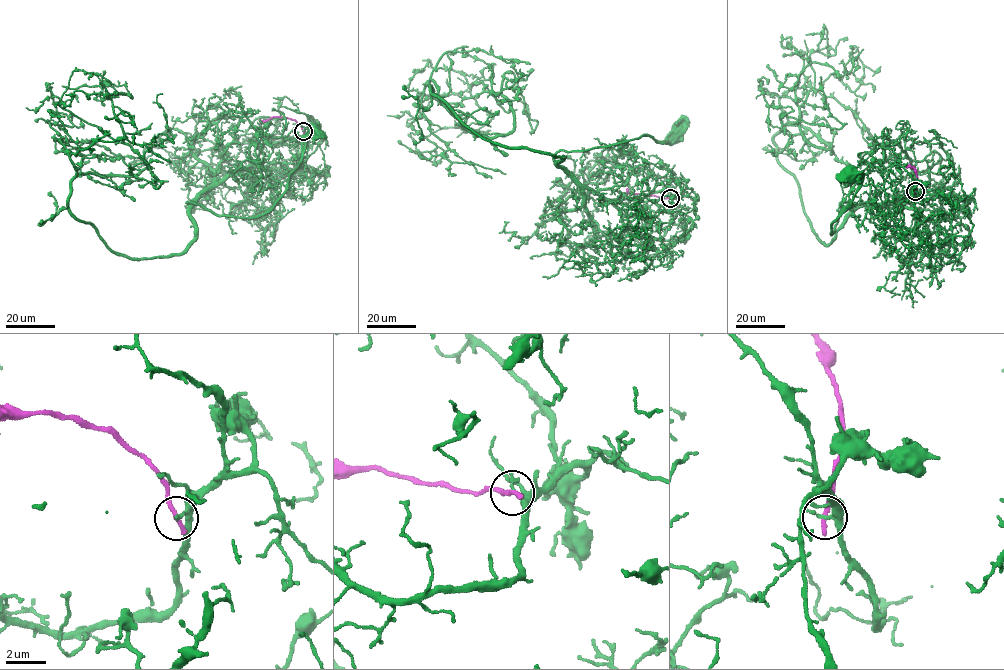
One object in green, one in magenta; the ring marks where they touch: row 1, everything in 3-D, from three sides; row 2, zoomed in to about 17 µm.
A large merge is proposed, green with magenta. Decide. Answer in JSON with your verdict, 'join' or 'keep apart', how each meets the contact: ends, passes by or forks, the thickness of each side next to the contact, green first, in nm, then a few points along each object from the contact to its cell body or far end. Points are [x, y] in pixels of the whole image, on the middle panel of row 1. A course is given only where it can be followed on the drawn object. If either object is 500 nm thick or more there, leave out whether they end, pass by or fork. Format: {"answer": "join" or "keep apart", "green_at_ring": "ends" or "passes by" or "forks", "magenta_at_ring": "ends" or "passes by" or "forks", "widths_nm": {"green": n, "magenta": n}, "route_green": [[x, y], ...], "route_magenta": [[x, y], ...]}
{"answer": "keep apart", "green_at_ring": "passes by", "magenta_at_ring": "ends", "widths_nm": {"green": 220, "magenta": 300}, "route_green": [[670, 198], [670, 209], [658, 211], [605, 200], [554, 158], [646, 134], [665, 143], [677, 127]], "route_magenta": [[670, 198], [630, 194], [626, 189]]}

